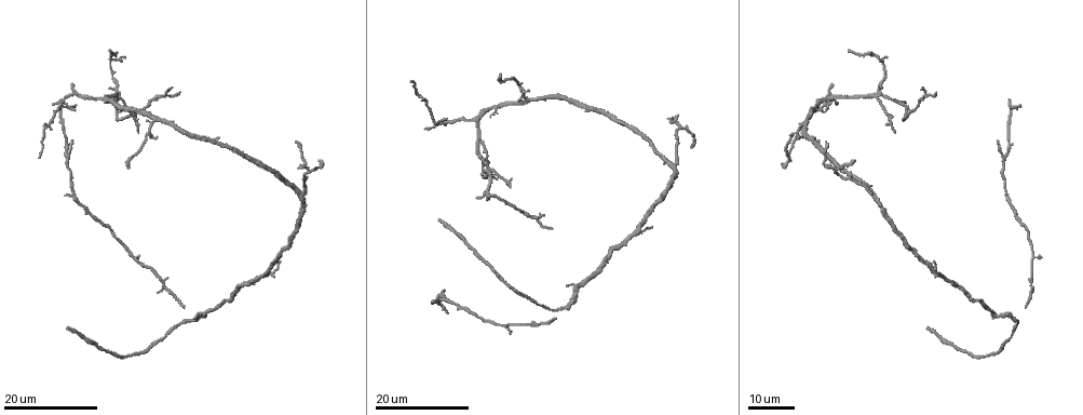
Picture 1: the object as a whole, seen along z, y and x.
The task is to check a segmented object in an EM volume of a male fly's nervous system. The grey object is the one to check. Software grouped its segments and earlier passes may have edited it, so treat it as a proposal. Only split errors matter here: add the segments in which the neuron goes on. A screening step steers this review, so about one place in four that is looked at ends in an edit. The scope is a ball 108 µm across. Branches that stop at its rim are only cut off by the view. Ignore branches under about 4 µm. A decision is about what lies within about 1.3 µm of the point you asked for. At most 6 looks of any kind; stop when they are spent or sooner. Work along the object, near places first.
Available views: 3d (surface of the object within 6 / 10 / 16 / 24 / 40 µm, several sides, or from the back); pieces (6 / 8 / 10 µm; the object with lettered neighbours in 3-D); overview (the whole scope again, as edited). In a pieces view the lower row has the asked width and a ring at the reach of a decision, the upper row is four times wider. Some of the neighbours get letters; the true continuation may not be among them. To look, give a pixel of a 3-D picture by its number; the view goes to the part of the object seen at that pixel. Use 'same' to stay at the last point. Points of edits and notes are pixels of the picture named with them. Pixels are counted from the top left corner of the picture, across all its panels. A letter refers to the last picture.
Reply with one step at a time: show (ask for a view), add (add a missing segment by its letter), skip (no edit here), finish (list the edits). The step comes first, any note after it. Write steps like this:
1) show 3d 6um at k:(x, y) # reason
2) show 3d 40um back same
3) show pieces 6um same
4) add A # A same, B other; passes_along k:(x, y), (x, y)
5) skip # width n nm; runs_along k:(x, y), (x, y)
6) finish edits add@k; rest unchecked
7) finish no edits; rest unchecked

show 3d 16um at 1:(70, 83) # free end

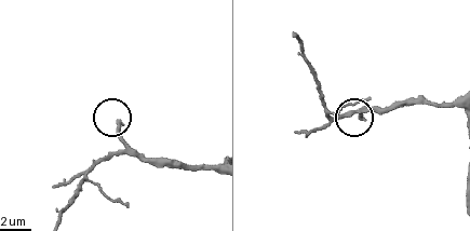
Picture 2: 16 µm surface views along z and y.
show pieces 8um at 2:(120, 121) # see the neighbours

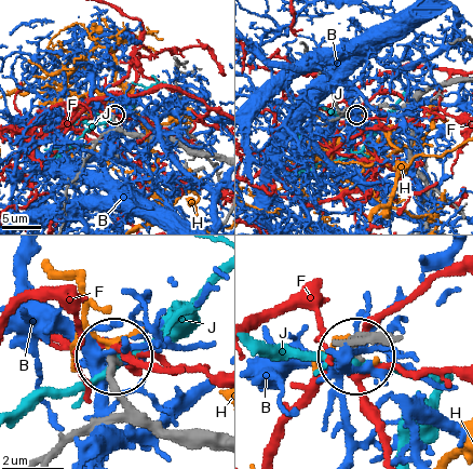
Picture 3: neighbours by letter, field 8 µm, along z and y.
skip # B other, F other, H other, J other; runs_along 3:(213, 436), (183, 436), (144, 412), (115, 380), (112, 360); no lettered segment goes on from it

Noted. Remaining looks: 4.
show 3d 24um at 1:(848, 52) # long arm stops here

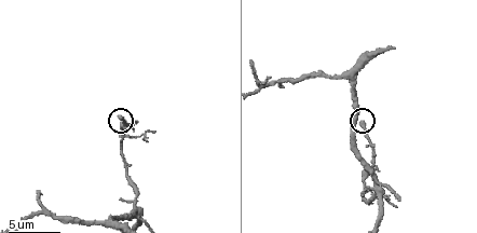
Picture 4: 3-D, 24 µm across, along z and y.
show pieces 10um at 4:(360, 121) # see the neighbours

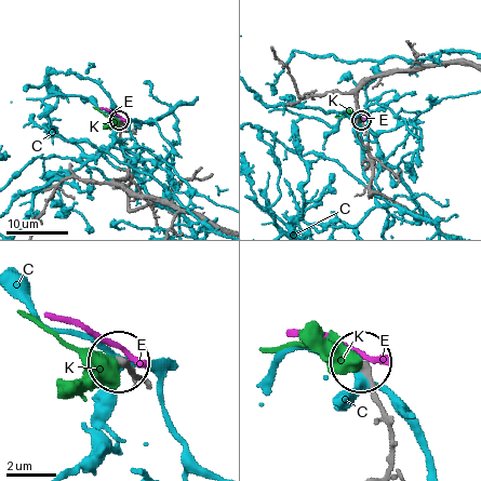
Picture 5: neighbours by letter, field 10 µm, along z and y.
skip # C other, E other, K other; none of them fits

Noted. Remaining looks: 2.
show 3d 24um at 1:(438, 222) # long arm stops here

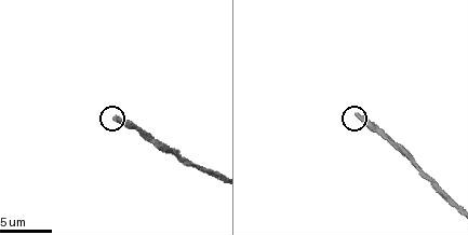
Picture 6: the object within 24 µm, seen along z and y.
show pieces 6um at 6:(357, 114) # see the neighbours

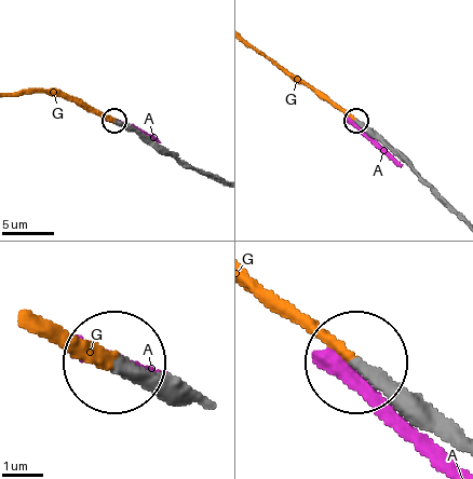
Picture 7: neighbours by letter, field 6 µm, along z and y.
add G # A other, G same; passes_along 7:(383, 145), (253, 49); it goes on there

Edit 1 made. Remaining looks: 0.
finish edits add@7; rest unchecked

